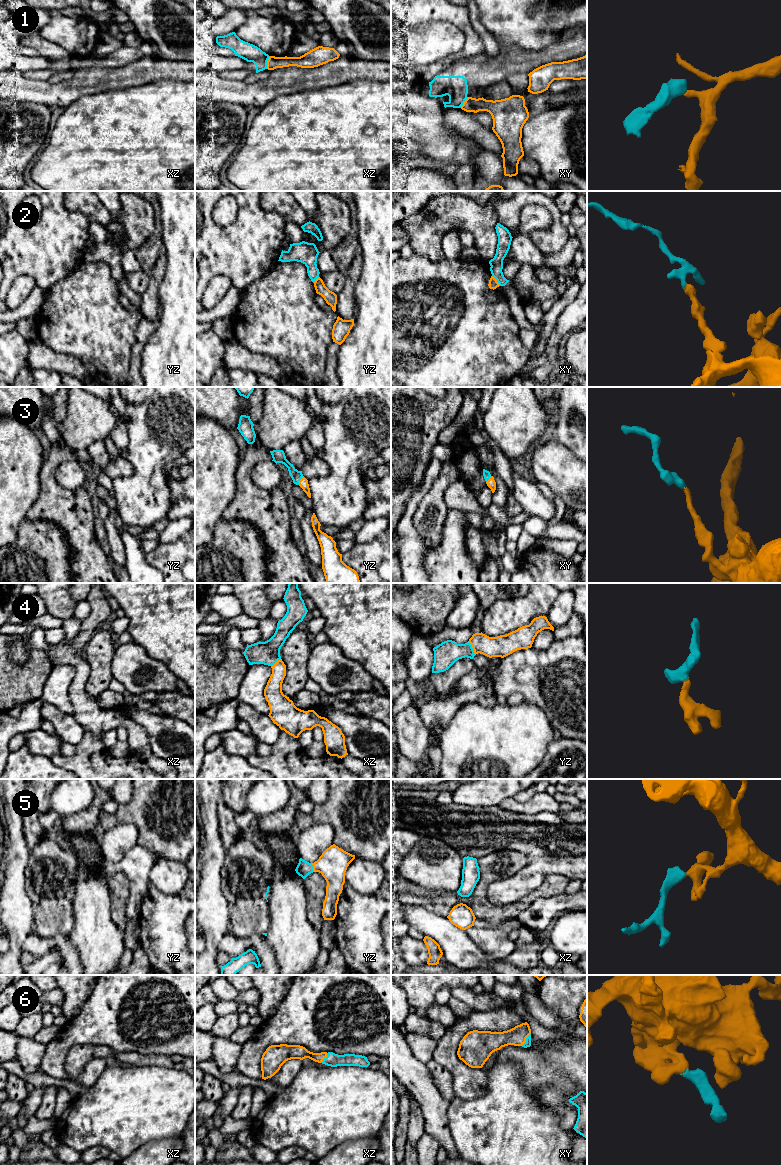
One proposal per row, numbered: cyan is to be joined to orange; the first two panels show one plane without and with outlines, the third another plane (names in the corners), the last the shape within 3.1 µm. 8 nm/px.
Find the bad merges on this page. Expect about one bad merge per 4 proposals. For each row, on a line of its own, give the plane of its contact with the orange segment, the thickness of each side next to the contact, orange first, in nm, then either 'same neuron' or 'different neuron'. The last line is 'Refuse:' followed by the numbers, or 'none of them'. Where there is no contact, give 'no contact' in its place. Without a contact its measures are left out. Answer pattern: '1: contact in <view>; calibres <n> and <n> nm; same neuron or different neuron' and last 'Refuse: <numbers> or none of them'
1: contact in xz; calibres 100 and 140 nm; different neuron
2: contact in xy; calibres 80 and 100 nm; different neuron
3: contact in yz; calibres 80 and 100 nm; same neuron
4: contact in yz; calibres 180 and 190 nm; same neuron
5: contact in yz; calibres 240 and 120 nm; same neuron
6: contact in xy; calibres 150 and 50 nm; same neuron
Refuse: 1, 2

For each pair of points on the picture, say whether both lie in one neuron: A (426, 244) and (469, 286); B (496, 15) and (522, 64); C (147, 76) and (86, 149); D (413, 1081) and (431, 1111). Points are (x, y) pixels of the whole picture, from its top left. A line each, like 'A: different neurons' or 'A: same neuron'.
A: different neurons
B: different neurons
C: different neurons
D: same neuron

